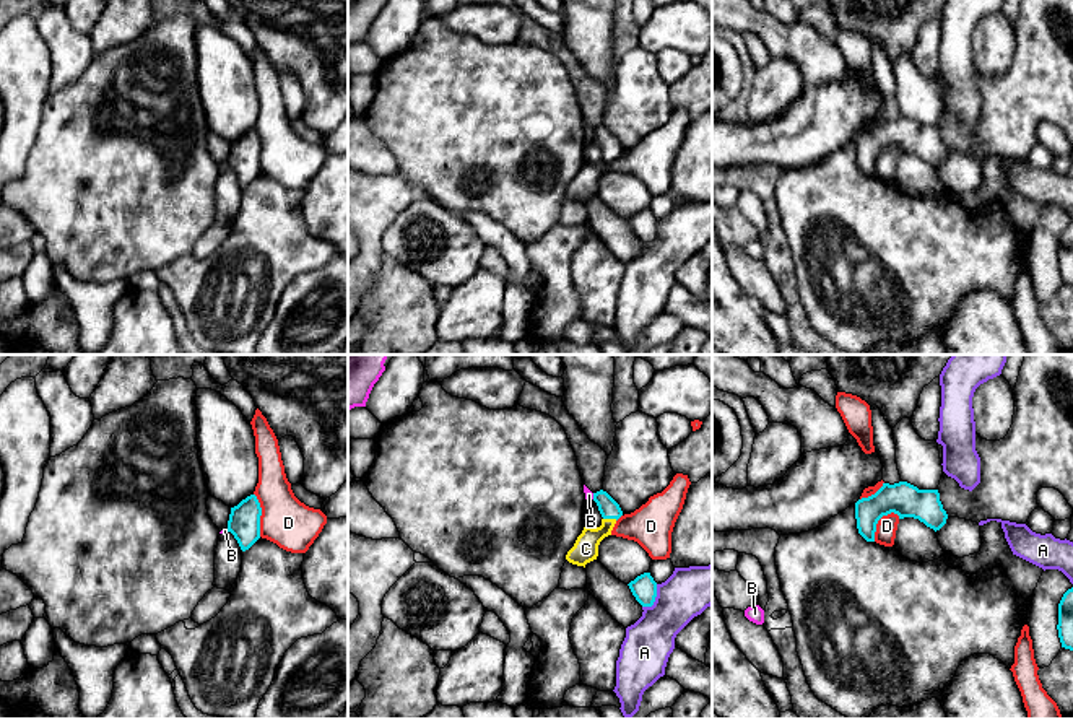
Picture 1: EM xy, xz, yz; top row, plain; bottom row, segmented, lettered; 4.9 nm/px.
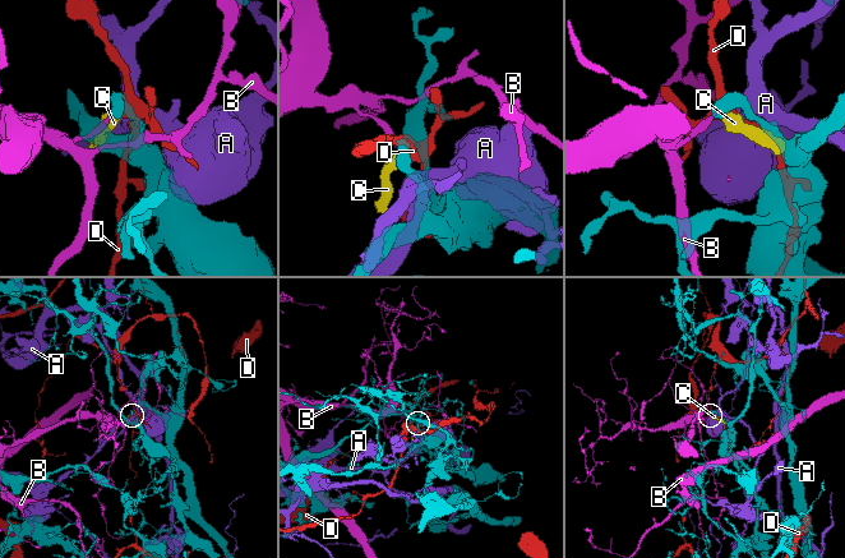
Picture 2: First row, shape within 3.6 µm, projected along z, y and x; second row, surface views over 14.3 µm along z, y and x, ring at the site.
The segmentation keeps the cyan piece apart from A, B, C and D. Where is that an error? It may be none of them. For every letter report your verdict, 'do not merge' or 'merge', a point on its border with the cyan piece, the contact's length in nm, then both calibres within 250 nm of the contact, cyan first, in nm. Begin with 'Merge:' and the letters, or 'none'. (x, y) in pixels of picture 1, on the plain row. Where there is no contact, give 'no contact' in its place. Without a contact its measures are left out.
Merge: C
A: do not merge | xz (654, 235) | 140 nm | 120/240 nm
B: do not merge | xz (594, 132) | 30 nm | 100/50 nm
C: merge | xz (610, 153) | 70 nm | 100/130 nm
D: do not merge | yz (877, 158) | 180 nm | 160/100 nm

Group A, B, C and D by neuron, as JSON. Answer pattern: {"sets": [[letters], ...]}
{"sets": [["A"], ["B"], ["C"], ["D"]]}

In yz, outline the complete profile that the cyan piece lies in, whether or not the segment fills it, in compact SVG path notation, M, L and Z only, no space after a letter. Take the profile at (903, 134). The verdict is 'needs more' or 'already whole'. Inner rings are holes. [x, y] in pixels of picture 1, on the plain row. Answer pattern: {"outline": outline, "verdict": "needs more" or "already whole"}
{"outline": "M907 117L894 120L883 119L875 130L855 138L858 169L867 177L875 177L878 156L891 148L897 150L899 155L919 155L935 168L940 166L948 155L938 125L919 125Z", "verdict": "already whole"}

